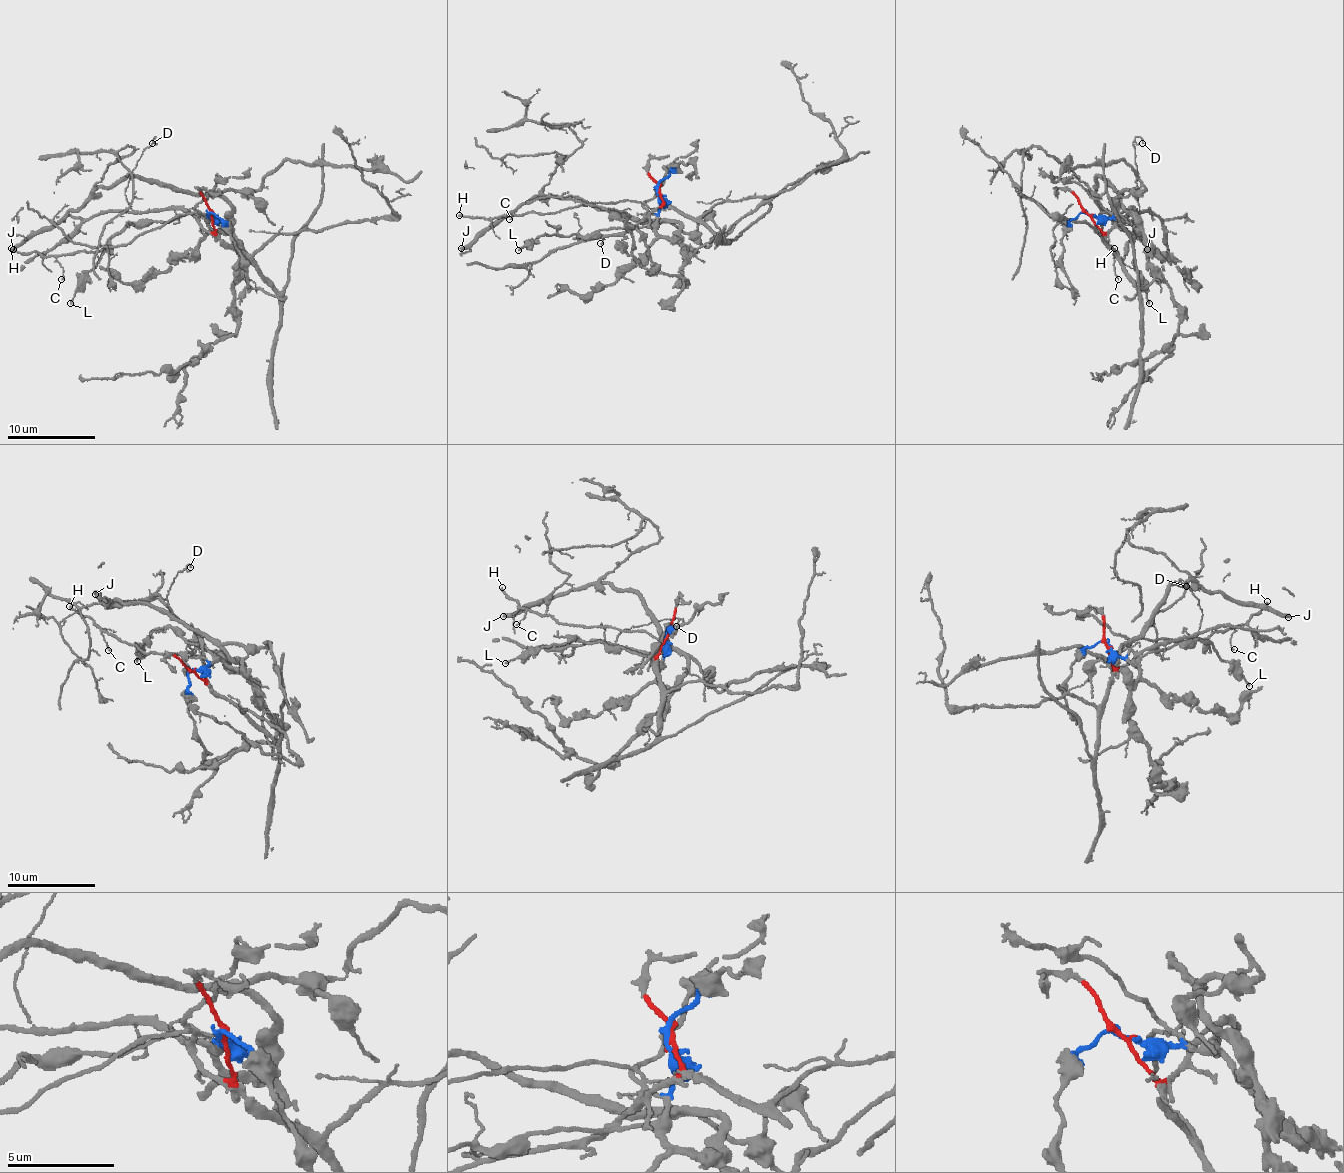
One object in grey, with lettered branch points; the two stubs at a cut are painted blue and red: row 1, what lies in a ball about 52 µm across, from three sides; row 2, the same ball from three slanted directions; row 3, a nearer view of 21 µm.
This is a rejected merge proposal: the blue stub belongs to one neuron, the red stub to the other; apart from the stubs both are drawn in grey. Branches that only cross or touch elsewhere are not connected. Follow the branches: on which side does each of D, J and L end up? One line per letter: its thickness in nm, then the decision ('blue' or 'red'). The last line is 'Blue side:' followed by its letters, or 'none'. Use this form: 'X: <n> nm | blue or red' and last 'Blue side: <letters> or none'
D: 110 nm | red
J: 360 nm | blue
L: 140 nm | blue
Blue side: J, L

